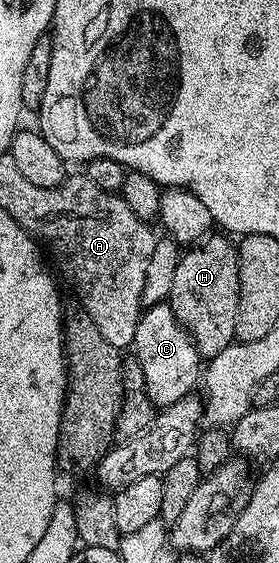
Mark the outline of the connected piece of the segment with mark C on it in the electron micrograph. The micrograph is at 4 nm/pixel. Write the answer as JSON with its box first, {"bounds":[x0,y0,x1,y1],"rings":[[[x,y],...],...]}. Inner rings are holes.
{"bounds":[133,303,201,409],"rings":[[[170,303],[152,304],[137,322],[137,334],[133,355],[141,362],[143,385],[156,409],[168,408],[173,402],[192,395],[201,380],[201,357],[191,341],[191,335],[183,329]]]}

